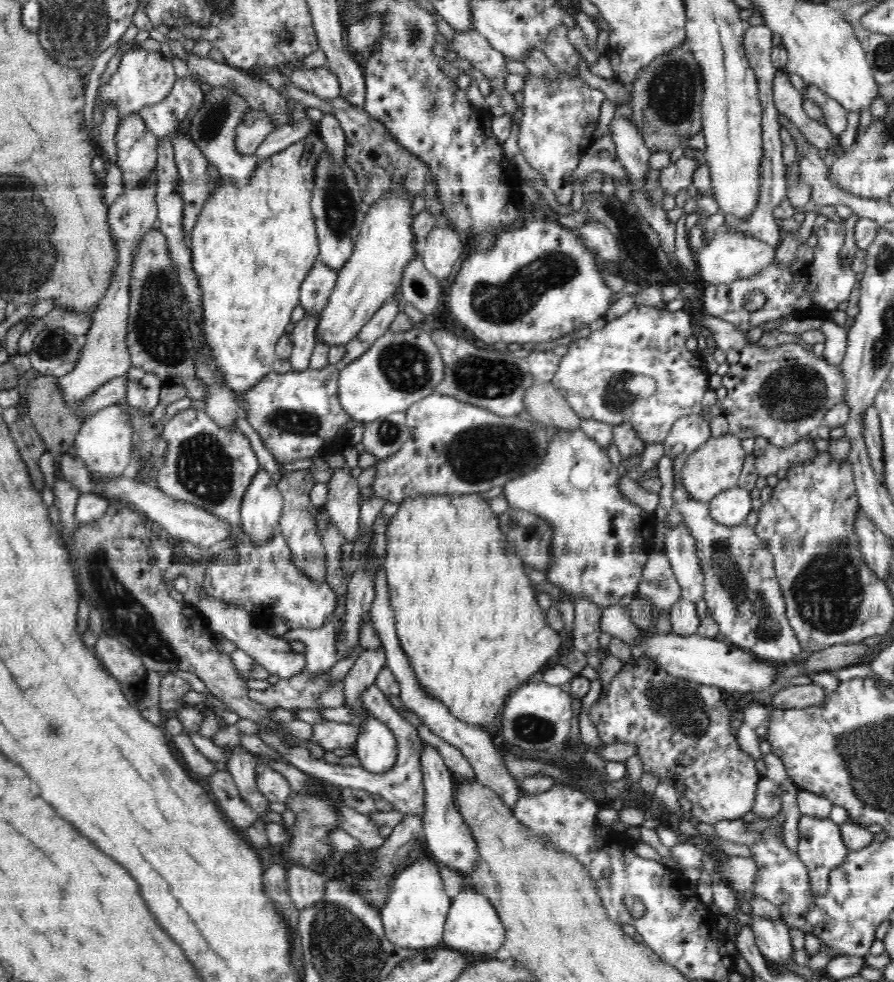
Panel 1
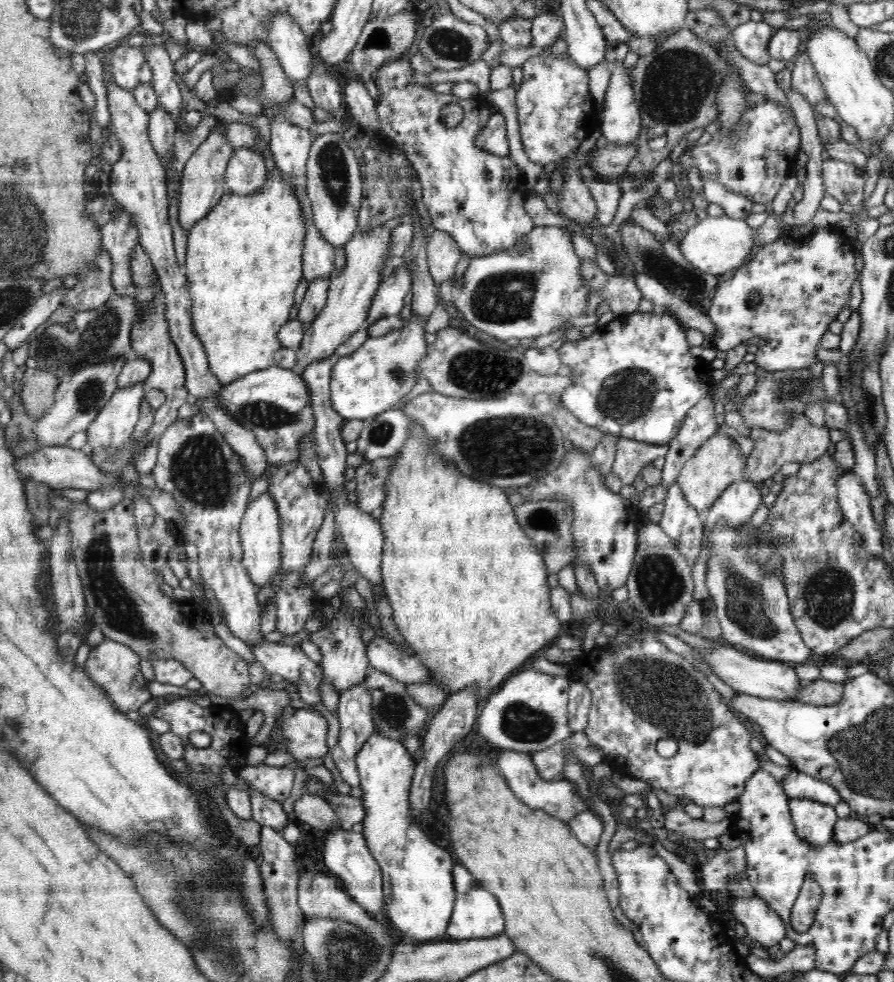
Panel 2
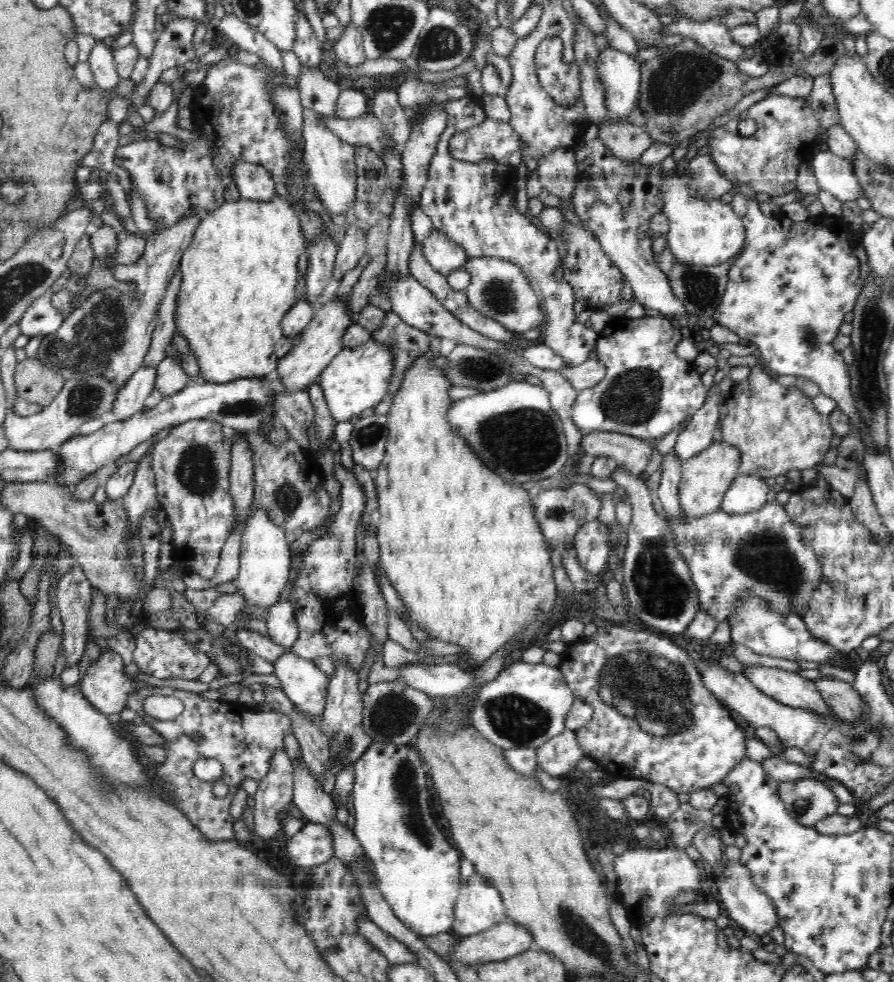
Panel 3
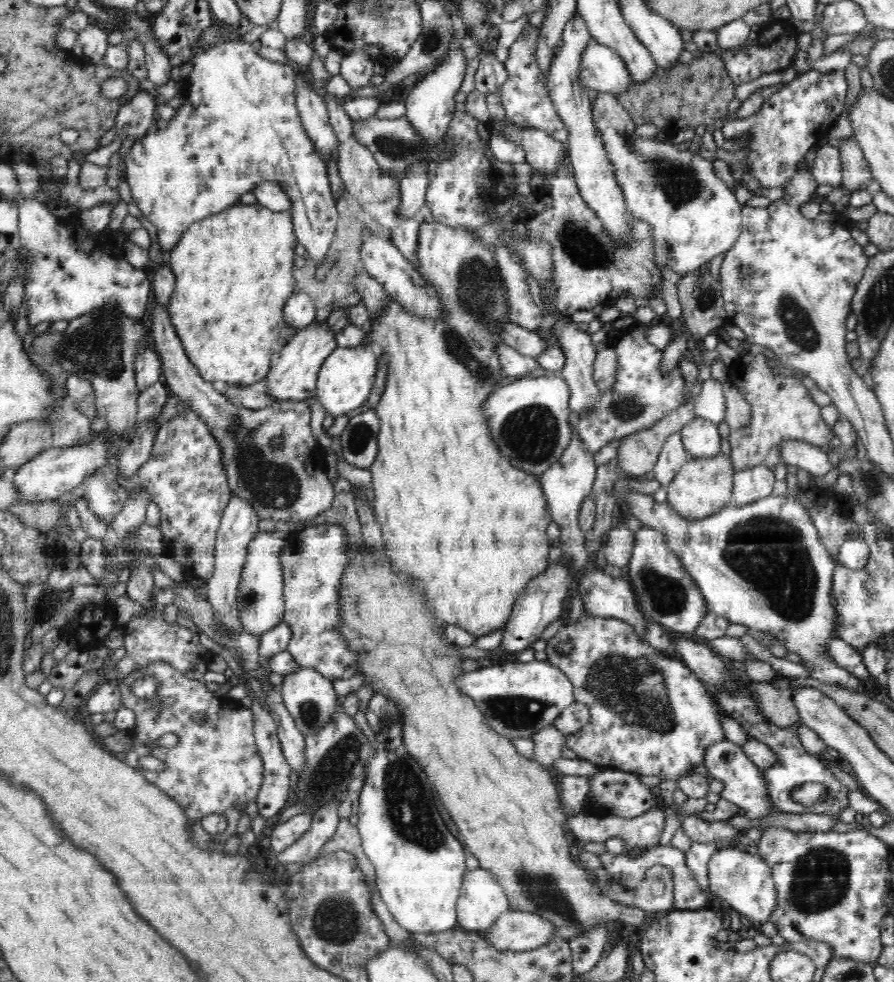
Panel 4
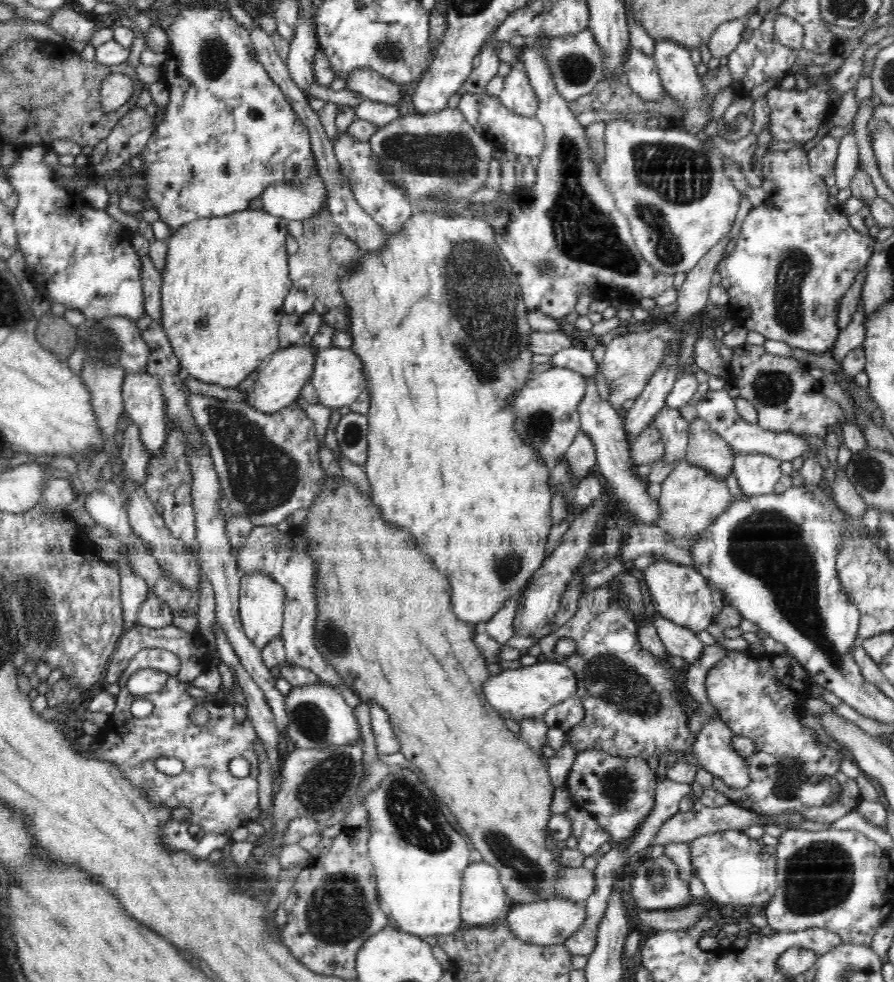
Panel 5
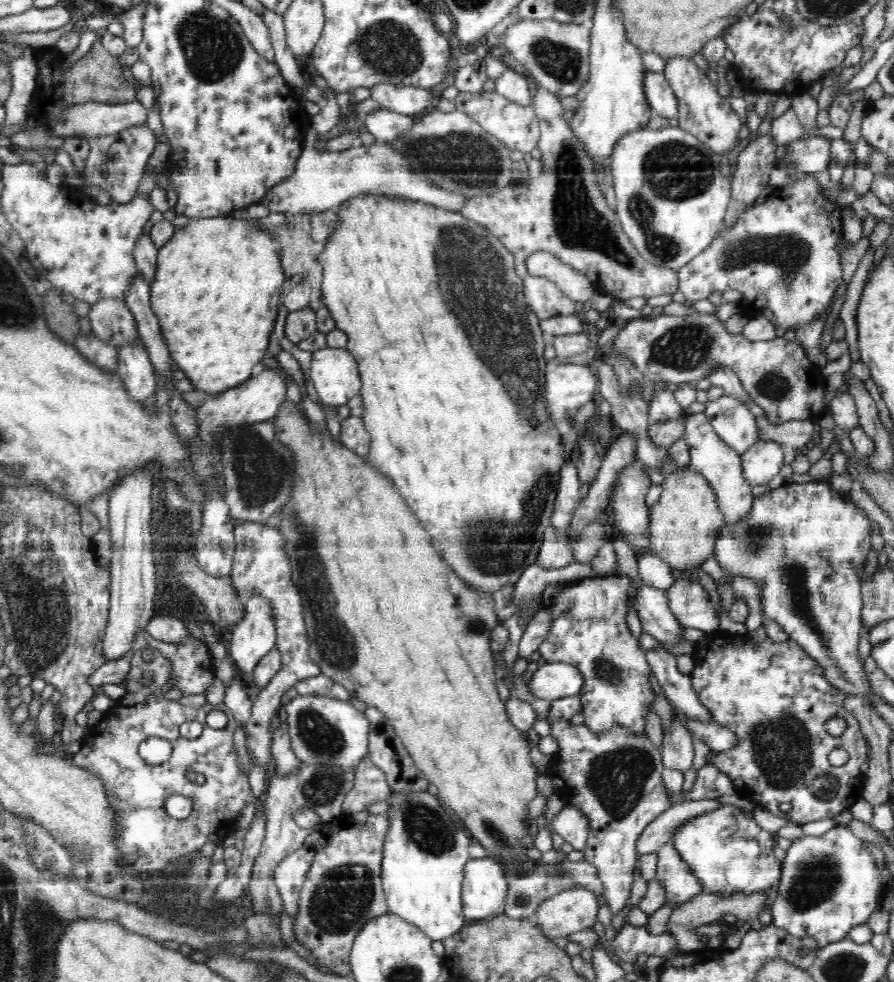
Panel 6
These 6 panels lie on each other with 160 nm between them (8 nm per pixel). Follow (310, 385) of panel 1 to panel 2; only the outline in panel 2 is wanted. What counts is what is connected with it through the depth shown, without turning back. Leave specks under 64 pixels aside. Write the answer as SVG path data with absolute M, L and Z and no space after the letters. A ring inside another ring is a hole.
M402 258L402 264L396 272L391 274L387 280L380 282L378 290L374 292L372 306L370 306L366 320L368 327L380 318L399 315L404 308L404 298L409 296L408 292L412 285L412 273L407 269ZM274 365L264 370L246 374L230 384L223 385L220 394L218 394L218 401L220 401L220 407L224 407L231 418L234 418L234 421L255 434L258 443L266 454L268 464L298 460L303 437L313 437L315 415L312 403L310 403L310 391L306 387L304 377L295 374L291 369Z

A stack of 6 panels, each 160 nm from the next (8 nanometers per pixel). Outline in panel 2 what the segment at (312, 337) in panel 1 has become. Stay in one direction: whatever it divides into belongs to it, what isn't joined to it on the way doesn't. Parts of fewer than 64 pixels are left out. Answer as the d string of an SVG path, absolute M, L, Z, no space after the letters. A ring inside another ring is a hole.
M330 276L316 280L312 278L312 284L309 284L306 290L297 314L297 319L303 324L304 330L308 330L316 316L322 312L327 301L330 279Z

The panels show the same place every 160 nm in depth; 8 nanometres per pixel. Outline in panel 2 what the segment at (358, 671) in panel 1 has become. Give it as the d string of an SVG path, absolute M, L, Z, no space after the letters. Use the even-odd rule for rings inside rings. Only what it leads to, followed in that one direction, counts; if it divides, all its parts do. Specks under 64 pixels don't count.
M366 678L360 681L356 686L344 690L339 695L338 716L340 722L340 730L337 744L332 750L328 761L333 770L339 772L342 778L350 784L351 787L360 786L360 775L358 774L358 765L356 758L358 751L364 746L366 740L374 732L374 717L372 708L372 694L367 688Z

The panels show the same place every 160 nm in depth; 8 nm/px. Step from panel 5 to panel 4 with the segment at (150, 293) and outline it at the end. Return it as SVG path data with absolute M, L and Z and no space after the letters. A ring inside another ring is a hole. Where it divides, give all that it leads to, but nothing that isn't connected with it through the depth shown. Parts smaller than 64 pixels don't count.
M155 302L152 310L152 340L155 351L161 358L162 380L169 392L176 395L180 401L184 401L188 409L192 410L204 424L207 425L210 434L221 448L222 464L226 467L228 483L232 494L250 502L258 517L271 518L278 522L300 522L316 518L328 510L334 502L334 486L327 477L326 463L323 452L312 434L310 420L312 410L308 401L278 401L264 409L248 409L232 403L223 394L220 394L213 383L204 380L198 369L190 362L182 341L171 323L168 308ZM282 438L284 444L278 449L271 446L271 440Z

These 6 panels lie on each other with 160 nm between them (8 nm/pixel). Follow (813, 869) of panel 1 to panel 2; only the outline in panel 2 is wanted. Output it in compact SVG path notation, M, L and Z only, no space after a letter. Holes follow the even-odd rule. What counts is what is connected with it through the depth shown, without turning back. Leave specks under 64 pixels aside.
M789 798L789 809L798 838L810 846L822 846L834 839L834 826L839 819L834 806L809 798ZM812 875L806 876L791 913L791 926L794 931L806 933L812 927L822 900L822 887L814 881Z

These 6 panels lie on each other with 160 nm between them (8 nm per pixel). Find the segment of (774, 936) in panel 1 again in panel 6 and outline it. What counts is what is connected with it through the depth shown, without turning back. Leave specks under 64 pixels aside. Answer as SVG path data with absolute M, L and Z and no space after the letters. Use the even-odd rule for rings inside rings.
M720 804L720 808L684 822L674 832L672 843L684 862L691 868L691 873L702 883L705 893L731 896L739 893L752 895L776 886L782 870L782 861L776 859L773 853L773 848L777 844L776 839L776 832L762 830L762 827L754 820L753 813L744 813L731 804L724 804L722 808Z

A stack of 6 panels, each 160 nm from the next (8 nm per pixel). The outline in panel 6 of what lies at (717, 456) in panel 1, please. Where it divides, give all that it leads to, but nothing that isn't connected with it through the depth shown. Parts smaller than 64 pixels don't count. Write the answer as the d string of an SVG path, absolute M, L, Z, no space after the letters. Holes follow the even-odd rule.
M688 467L666 475L661 488L663 492L658 502L649 510L651 553L673 569L699 571L700 564L714 554L719 530L724 525L717 496L706 478Z

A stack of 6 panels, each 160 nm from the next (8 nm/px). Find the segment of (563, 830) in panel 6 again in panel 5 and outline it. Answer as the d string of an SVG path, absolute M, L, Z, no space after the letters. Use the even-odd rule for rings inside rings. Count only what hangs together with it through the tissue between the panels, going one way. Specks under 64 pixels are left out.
M574 806L564 812L572 819L572 835L577 838L577 849L586 857L600 857L600 848L611 841L610 834L600 826L599 822L581 807Z

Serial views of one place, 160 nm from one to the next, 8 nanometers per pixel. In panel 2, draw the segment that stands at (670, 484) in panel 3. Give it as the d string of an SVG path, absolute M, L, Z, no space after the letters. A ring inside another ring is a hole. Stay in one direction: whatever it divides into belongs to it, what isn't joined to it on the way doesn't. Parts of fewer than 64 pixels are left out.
M676 482L668 491L663 503L663 514L658 521L664 534L676 545L676 551L686 559L688 566L696 564L702 550L704 523L700 512L688 504Z

